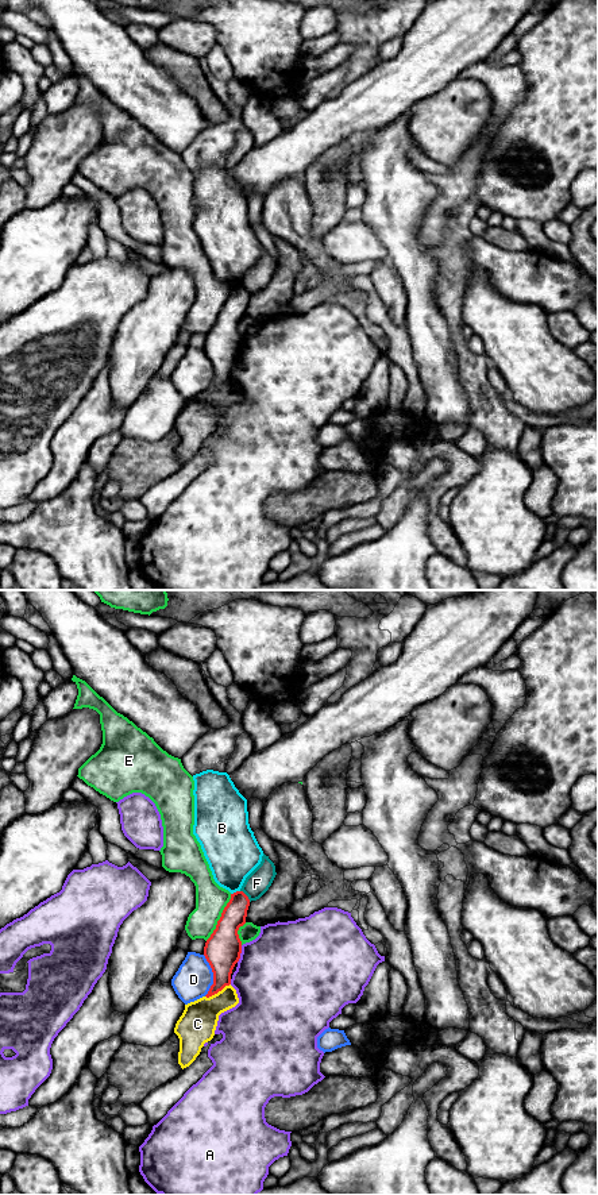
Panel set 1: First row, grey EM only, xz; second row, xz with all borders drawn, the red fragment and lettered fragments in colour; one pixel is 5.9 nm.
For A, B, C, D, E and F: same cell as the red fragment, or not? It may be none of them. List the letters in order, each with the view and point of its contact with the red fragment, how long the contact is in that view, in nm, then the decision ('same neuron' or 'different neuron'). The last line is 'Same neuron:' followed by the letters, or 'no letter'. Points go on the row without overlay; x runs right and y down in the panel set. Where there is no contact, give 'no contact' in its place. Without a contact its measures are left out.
A: contact xz (240, 347); length 110 nm; different neuron
B: contact xz (236, 286); length 60 nm; different neuron
C: contact xz (218, 386); length 170 nm; different neuron
D: contact xz (213, 370); length 240 nm; different neuron
E: contact xz (220, 312); length 320 nm; different neuron
F: contact xz (246, 290); length 90 nm; different neuron
Same neuron: no letter

